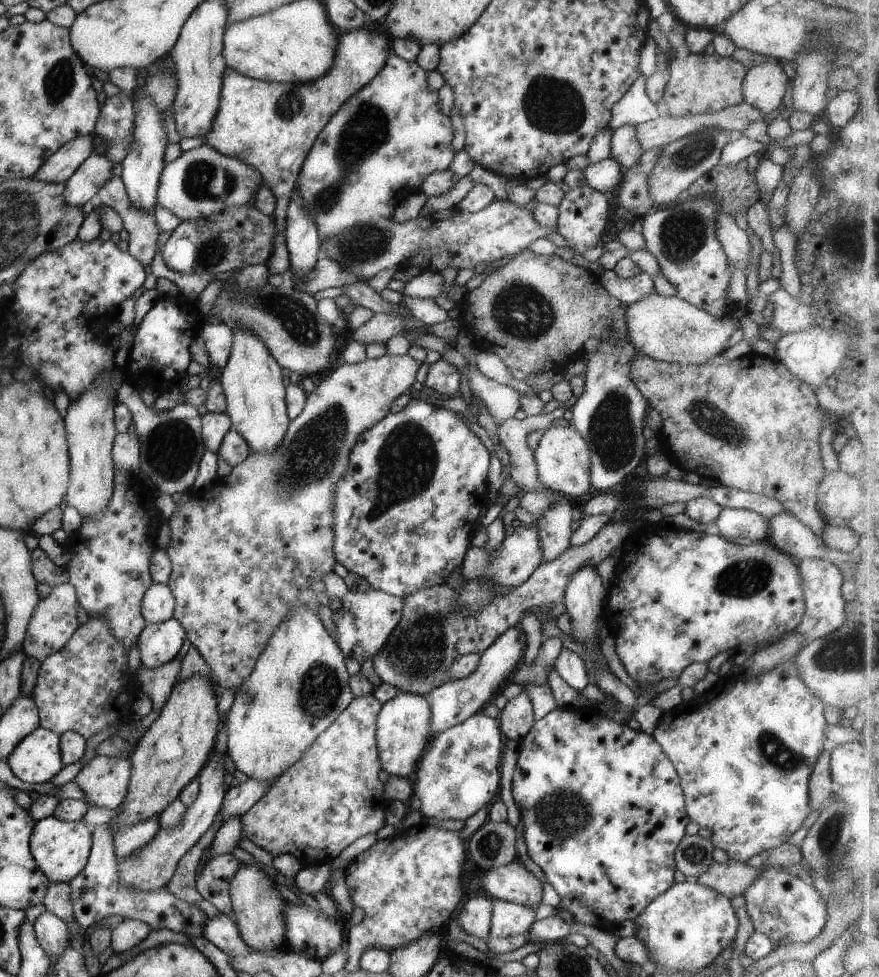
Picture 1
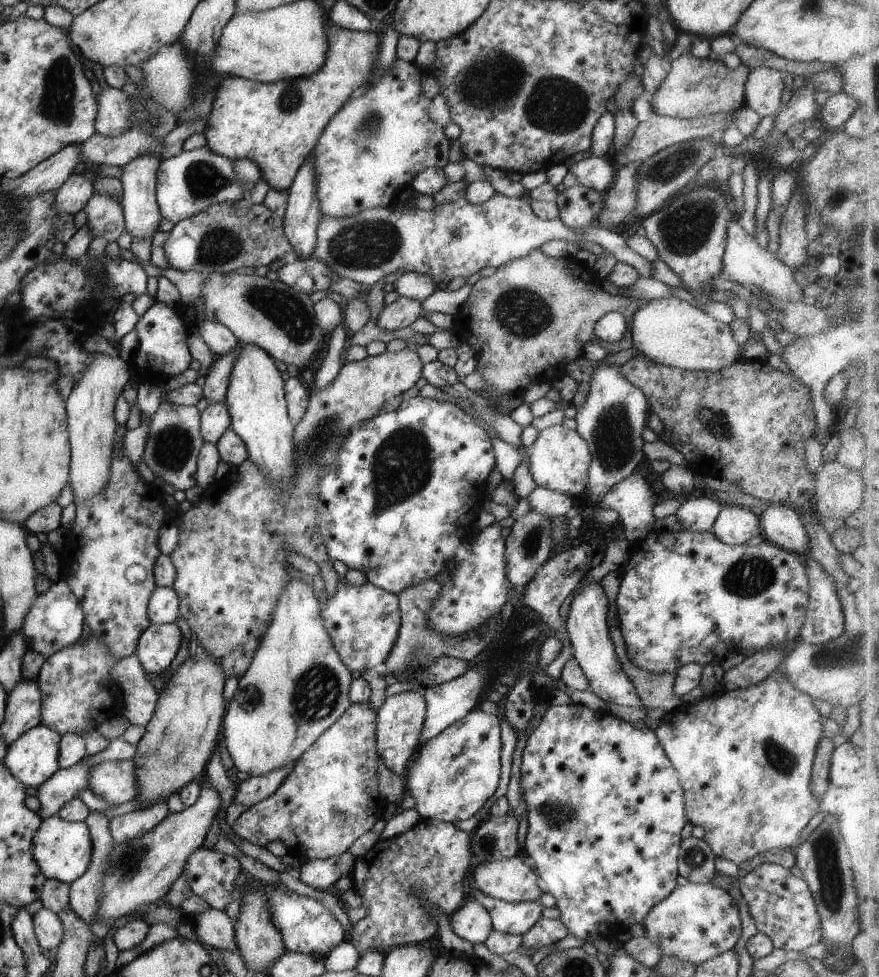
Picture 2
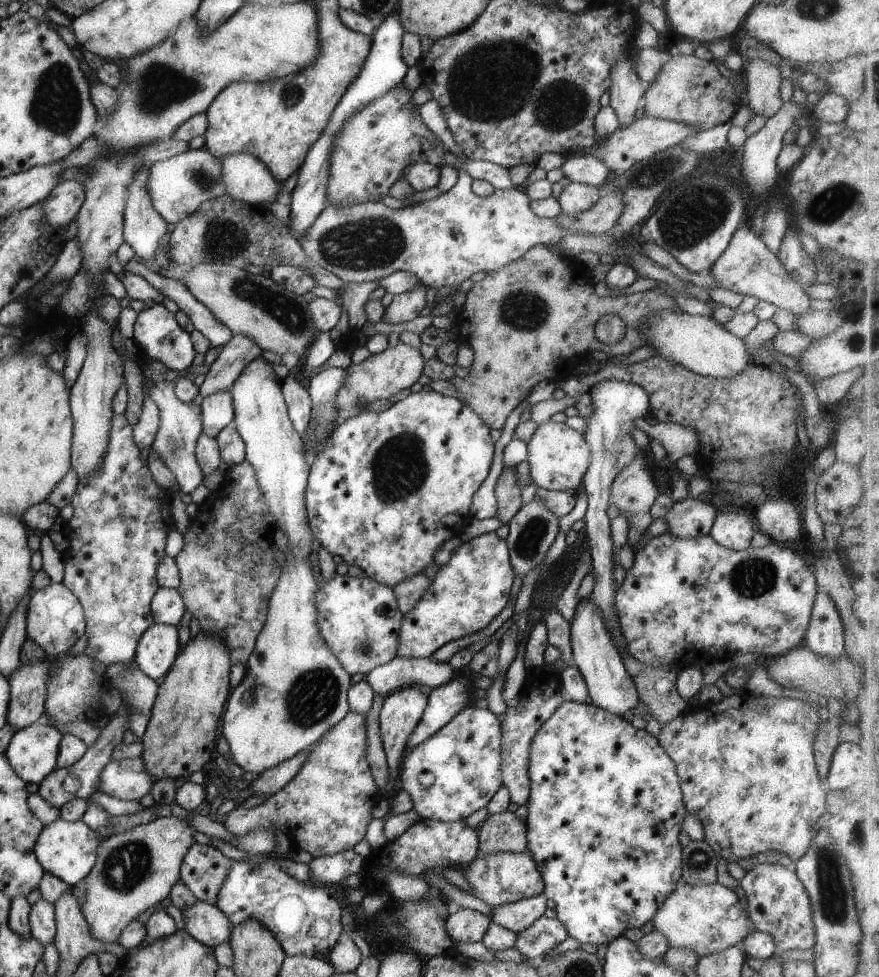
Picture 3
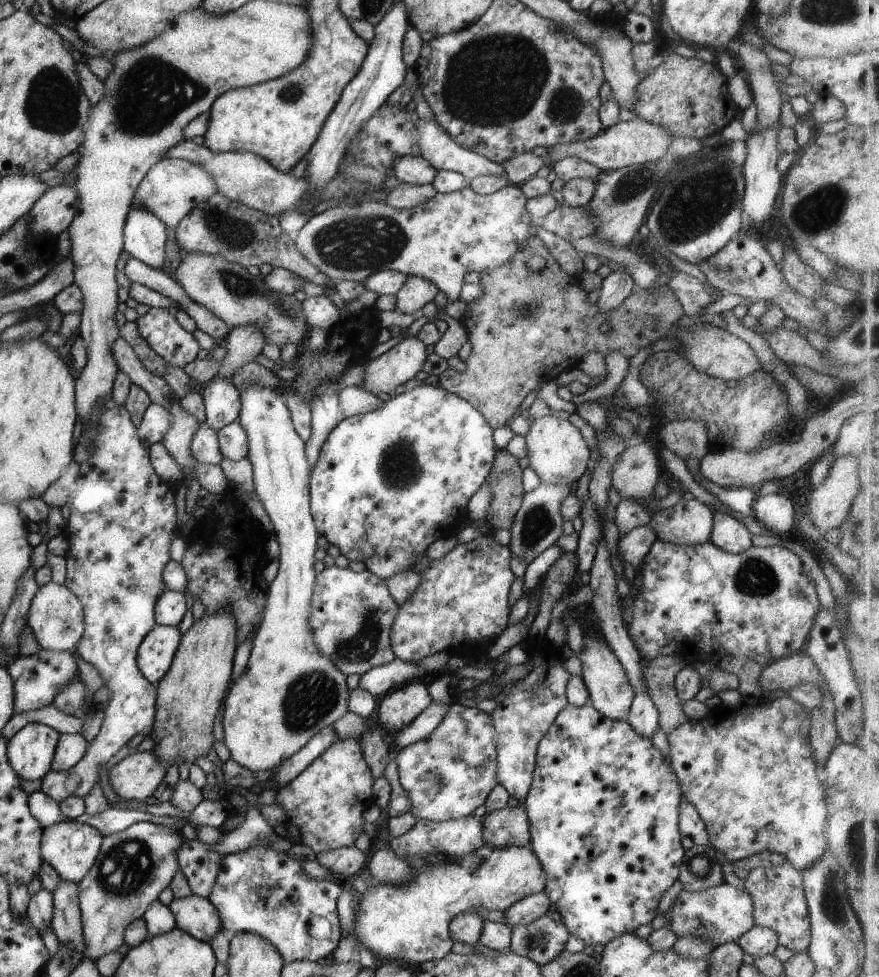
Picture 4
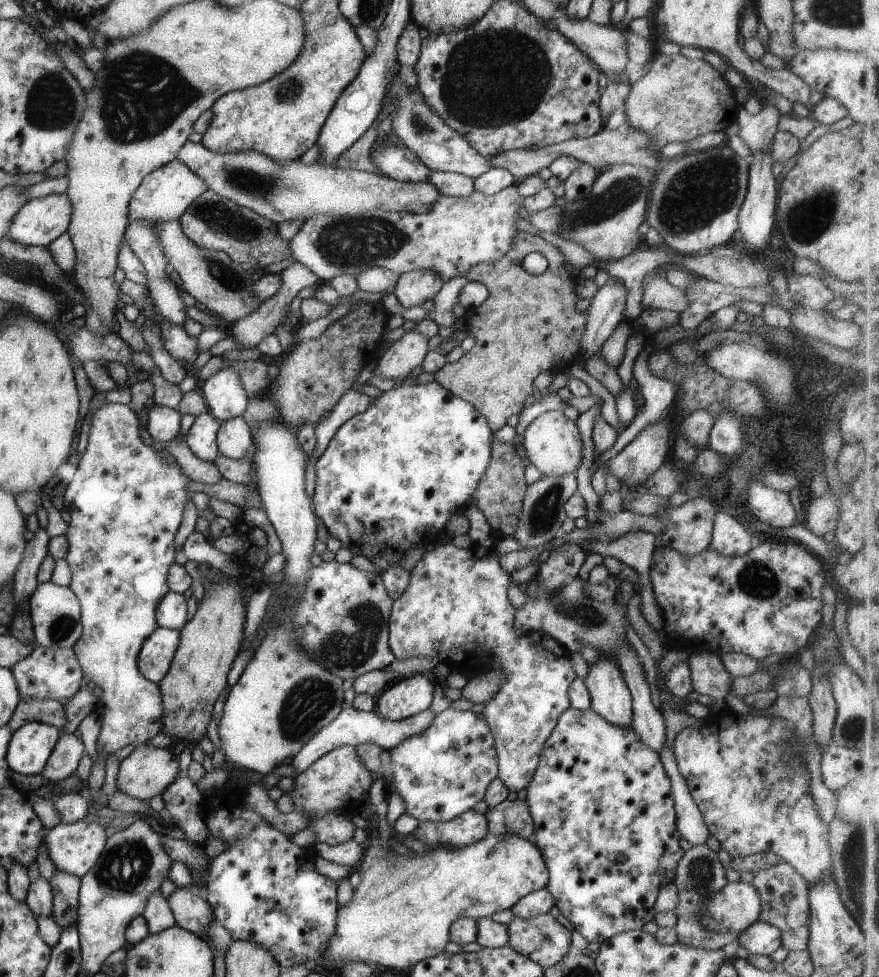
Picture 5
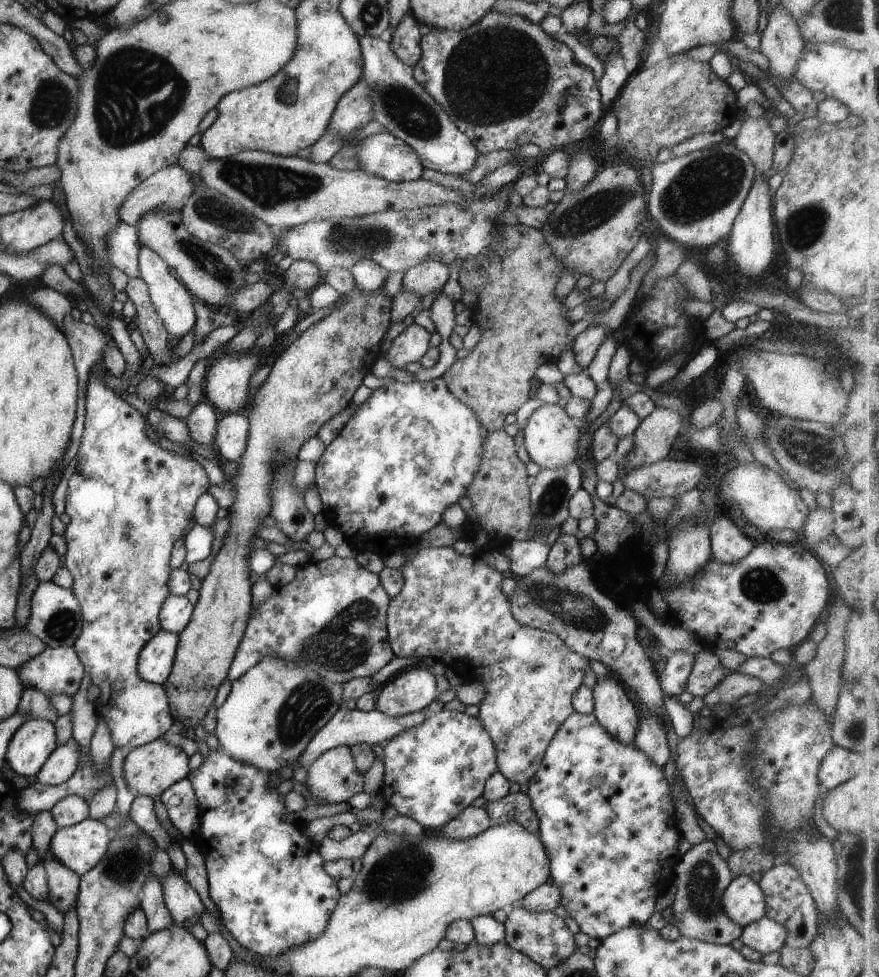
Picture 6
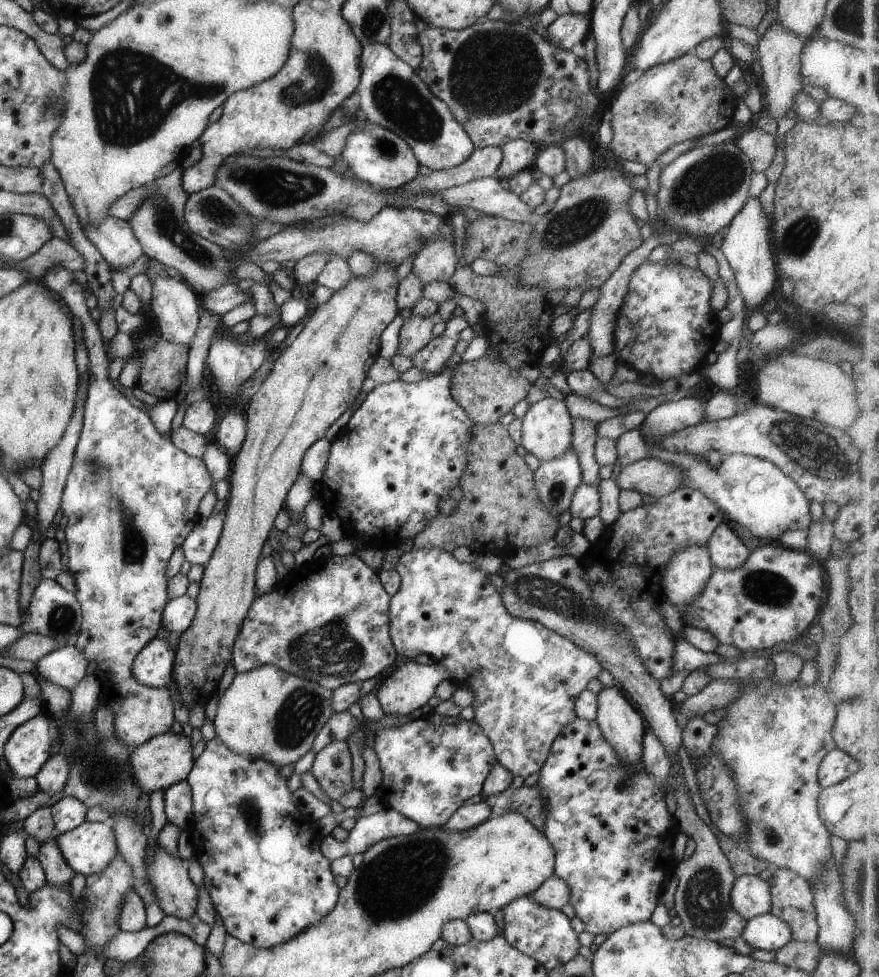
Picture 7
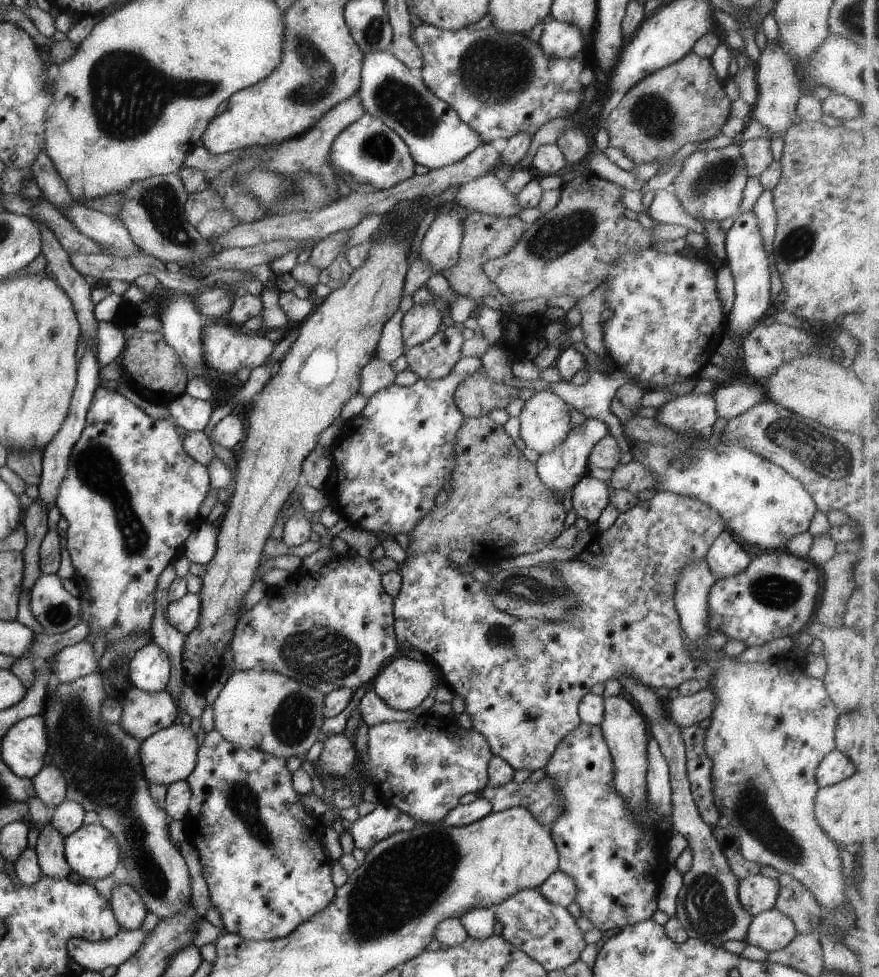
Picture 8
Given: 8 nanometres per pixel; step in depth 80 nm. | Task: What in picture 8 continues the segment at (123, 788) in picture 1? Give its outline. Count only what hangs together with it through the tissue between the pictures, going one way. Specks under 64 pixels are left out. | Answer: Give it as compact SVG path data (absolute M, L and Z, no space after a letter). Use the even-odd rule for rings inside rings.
M185 720L180 725L169 725L151 733L140 742L138 748L139 762L147 783L163 784L168 787L178 780L186 779L195 766L197 742L191 734L188 722Z

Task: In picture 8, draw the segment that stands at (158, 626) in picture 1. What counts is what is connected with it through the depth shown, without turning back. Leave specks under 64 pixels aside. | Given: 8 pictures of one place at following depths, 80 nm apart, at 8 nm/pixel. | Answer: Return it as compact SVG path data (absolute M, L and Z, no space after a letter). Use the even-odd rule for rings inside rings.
M153 641L134 652L128 662L129 682L142 691L164 689L168 676L169 657Z

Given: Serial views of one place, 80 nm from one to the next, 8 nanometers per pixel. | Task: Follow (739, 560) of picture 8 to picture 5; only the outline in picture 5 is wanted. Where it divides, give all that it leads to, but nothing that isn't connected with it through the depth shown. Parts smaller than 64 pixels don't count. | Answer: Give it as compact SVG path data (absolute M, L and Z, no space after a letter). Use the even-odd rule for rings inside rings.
M722 511L716 512L712 518L712 533L707 548L723 556L741 556L754 546L752 535L737 519Z

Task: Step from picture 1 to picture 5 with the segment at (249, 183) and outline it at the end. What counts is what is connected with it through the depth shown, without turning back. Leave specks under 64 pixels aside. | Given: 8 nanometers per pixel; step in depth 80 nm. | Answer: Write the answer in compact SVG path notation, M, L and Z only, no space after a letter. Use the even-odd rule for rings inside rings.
M170 160L167 164L148 172L135 187L128 204L128 222L139 219L152 223L177 221L191 202L207 189L205 181L192 173L180 160Z

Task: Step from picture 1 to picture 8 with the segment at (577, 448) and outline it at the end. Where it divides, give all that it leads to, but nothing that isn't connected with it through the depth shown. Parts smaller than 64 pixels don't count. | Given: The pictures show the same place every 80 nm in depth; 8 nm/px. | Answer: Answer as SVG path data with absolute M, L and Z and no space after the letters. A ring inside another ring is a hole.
M549 391L536 392L524 402L520 414L520 438L538 455L556 447L570 429L569 406Z

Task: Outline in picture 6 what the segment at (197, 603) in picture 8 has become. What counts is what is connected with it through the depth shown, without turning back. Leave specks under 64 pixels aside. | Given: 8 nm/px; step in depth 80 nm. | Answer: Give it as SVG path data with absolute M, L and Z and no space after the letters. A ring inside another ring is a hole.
M167 595L161 603L158 619L161 629L180 633L190 619L193 605L185 595Z

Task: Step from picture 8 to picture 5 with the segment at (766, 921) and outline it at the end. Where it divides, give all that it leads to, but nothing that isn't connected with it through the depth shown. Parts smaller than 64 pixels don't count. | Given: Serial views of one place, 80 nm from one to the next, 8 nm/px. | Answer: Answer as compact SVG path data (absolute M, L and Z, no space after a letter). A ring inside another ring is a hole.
M755 921L736 936L736 944L745 948L748 953L768 956L781 945L781 937L777 928Z

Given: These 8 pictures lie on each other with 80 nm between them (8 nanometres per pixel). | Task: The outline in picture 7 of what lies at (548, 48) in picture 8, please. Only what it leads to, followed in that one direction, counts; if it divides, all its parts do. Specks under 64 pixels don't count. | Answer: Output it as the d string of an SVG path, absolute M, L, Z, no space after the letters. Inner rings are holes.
M589 14L557 15L546 27L549 33L548 42L566 51L578 48L589 34L590 25Z

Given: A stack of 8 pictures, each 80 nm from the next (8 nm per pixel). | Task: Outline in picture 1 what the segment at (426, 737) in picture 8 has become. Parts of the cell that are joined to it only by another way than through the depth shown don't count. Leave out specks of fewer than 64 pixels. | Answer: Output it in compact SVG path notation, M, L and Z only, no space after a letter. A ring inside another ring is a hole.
M479 711L468 716L463 722L431 736L420 756L411 781L412 795L420 802L418 811L423 817L440 820L463 820L481 808L487 808L497 797L500 788L500 760L502 756L503 734L499 730L497 718L489 718Z

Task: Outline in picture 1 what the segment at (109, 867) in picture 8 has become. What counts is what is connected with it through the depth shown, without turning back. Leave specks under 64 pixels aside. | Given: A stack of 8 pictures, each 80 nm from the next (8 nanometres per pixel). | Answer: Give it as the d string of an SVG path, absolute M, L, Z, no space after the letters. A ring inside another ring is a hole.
M53 815L35 821L28 845L36 867L51 883L68 883L87 862L93 829L82 821L60 821Z

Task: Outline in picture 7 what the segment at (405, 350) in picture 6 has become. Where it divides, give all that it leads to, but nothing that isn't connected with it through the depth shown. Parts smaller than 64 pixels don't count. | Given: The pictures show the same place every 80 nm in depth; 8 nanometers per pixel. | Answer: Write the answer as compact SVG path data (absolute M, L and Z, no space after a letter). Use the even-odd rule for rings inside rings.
M413 315L403 321L398 332L395 355L411 358L420 351L432 338L431 327L435 324L436 316L418 318Z

